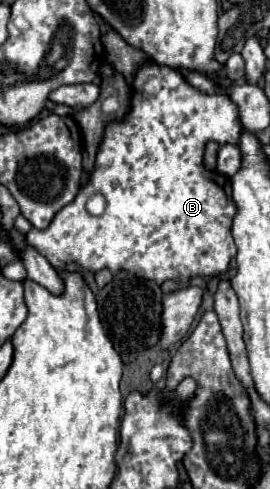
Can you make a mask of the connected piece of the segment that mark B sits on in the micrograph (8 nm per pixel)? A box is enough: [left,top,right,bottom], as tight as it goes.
[26,61,241,285]

